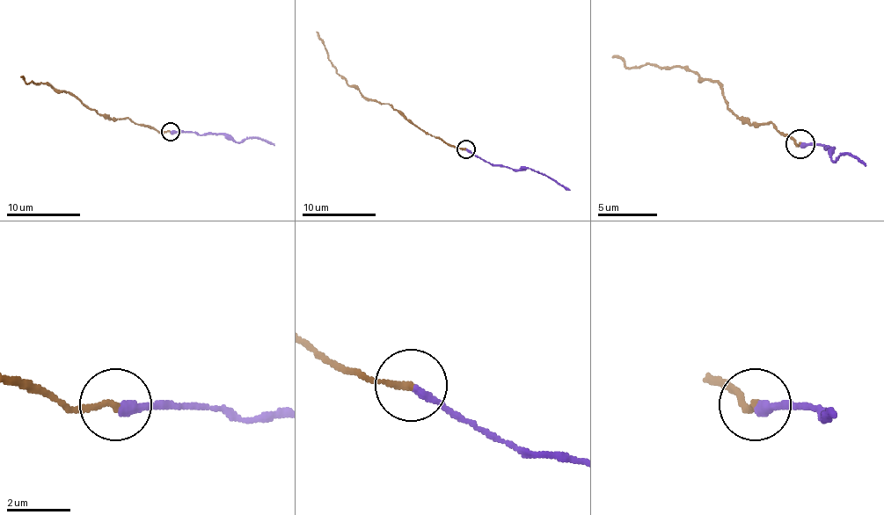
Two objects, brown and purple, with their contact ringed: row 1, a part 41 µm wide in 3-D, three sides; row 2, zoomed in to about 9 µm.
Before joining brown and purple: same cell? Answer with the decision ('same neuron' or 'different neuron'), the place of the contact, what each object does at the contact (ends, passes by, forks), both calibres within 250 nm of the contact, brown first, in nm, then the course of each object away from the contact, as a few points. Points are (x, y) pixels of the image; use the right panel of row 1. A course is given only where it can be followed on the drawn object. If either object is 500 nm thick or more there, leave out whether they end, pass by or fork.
different neuron | (799, 143) | brown ends | purple ends | 200/280 nm | brown via (799, 144), (770, 124), (746, 124), (728, 109), (722, 88), (677, 68), (627, 68), (612, 55) | purple via (799, 144), (820, 144), (826, 150), (832, 148), (832, 159), (846, 153), (865, 165)

